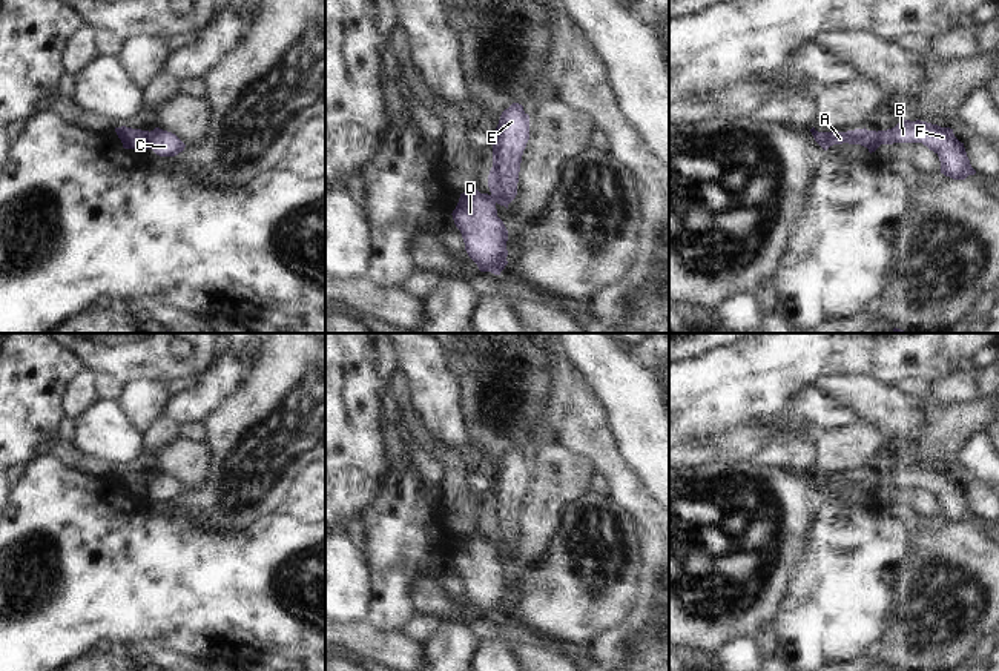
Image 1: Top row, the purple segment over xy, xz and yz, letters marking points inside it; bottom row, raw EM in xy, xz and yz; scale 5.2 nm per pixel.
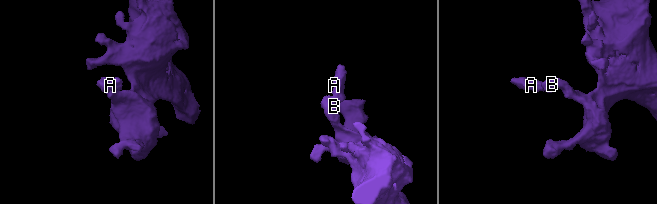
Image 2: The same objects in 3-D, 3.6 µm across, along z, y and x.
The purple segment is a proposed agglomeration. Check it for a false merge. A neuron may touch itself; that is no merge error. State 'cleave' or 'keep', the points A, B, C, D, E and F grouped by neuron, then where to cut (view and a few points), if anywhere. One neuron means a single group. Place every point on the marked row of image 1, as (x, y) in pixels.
cleave; A C E / B D F; cut in xy along (149, 132), (146, 148)

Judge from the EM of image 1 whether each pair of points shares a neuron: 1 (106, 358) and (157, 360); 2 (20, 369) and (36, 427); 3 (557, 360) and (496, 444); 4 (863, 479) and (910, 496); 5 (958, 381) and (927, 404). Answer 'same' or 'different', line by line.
1: same
2: same
3: different
4: same
5: same

